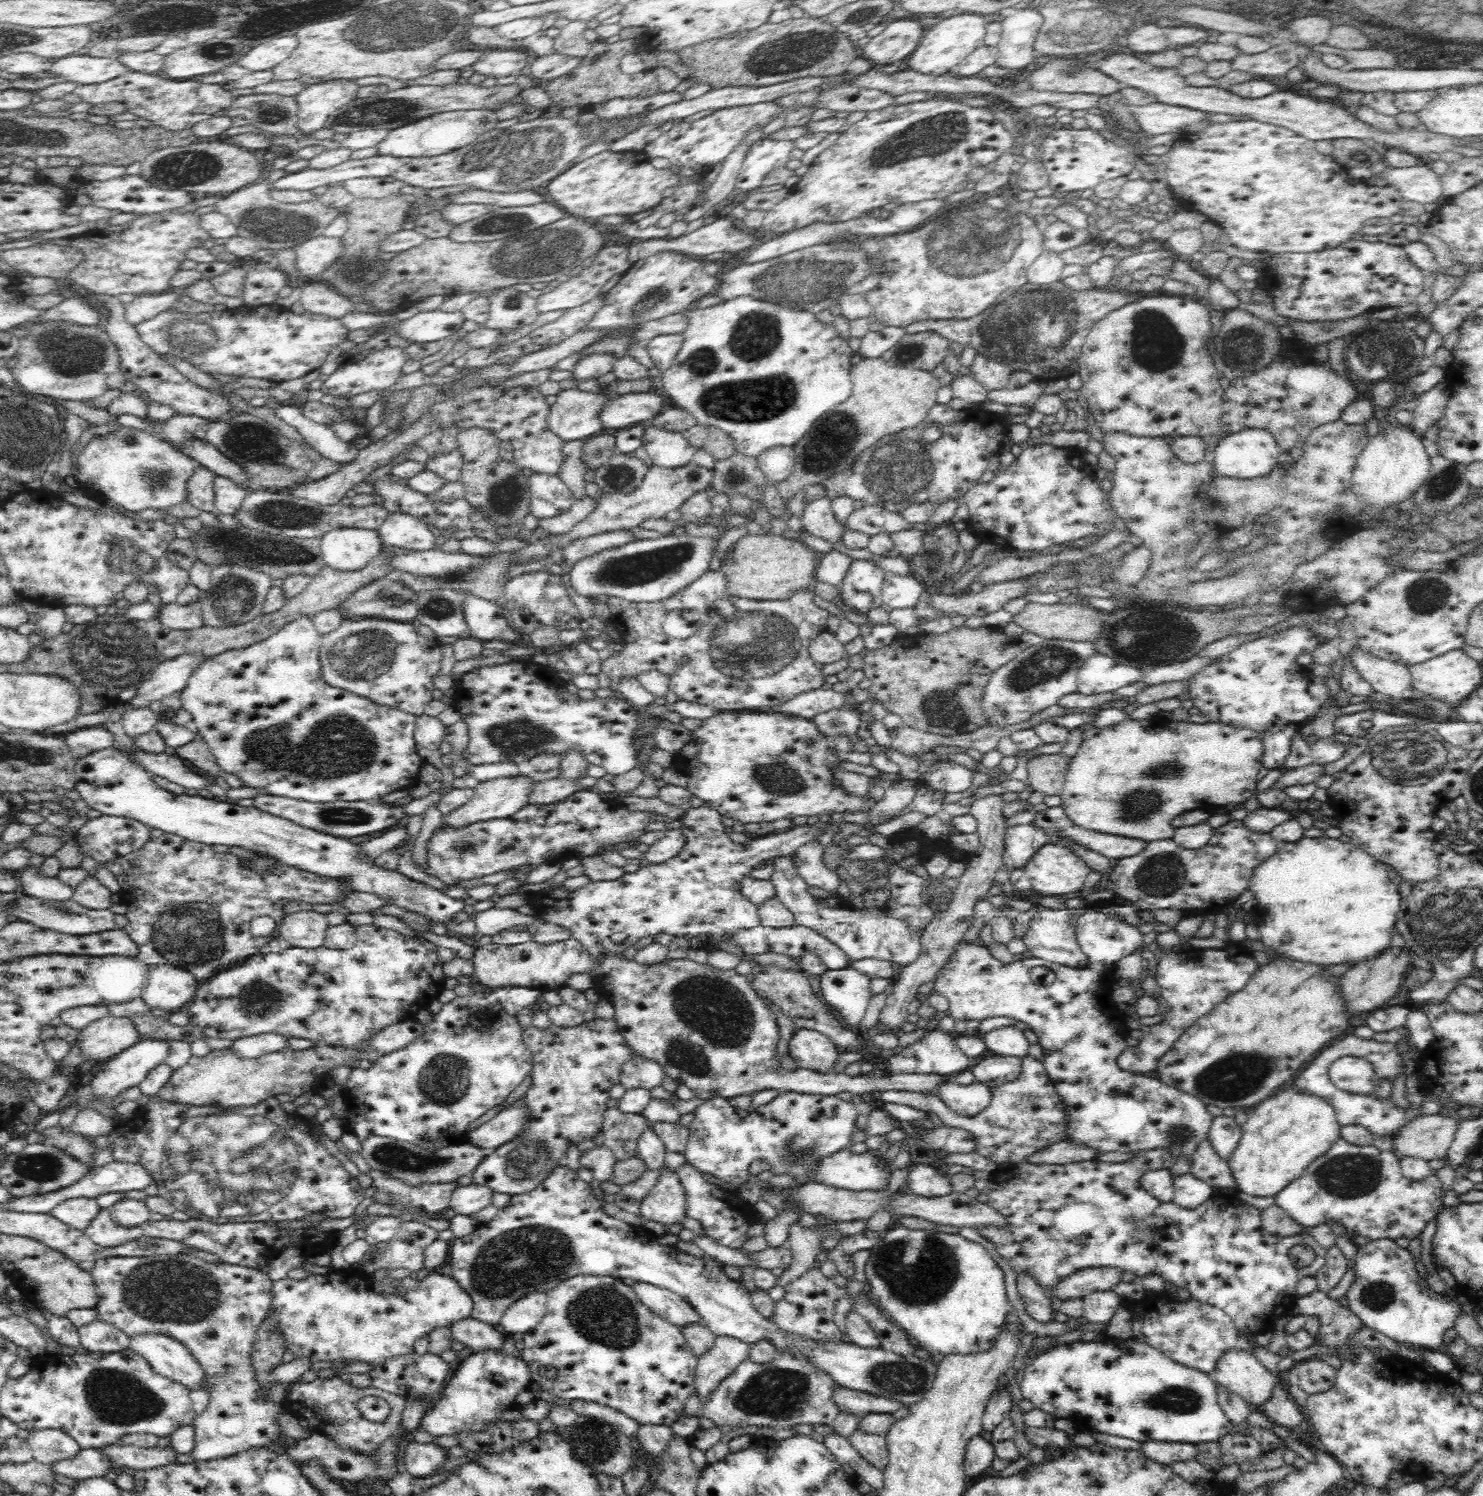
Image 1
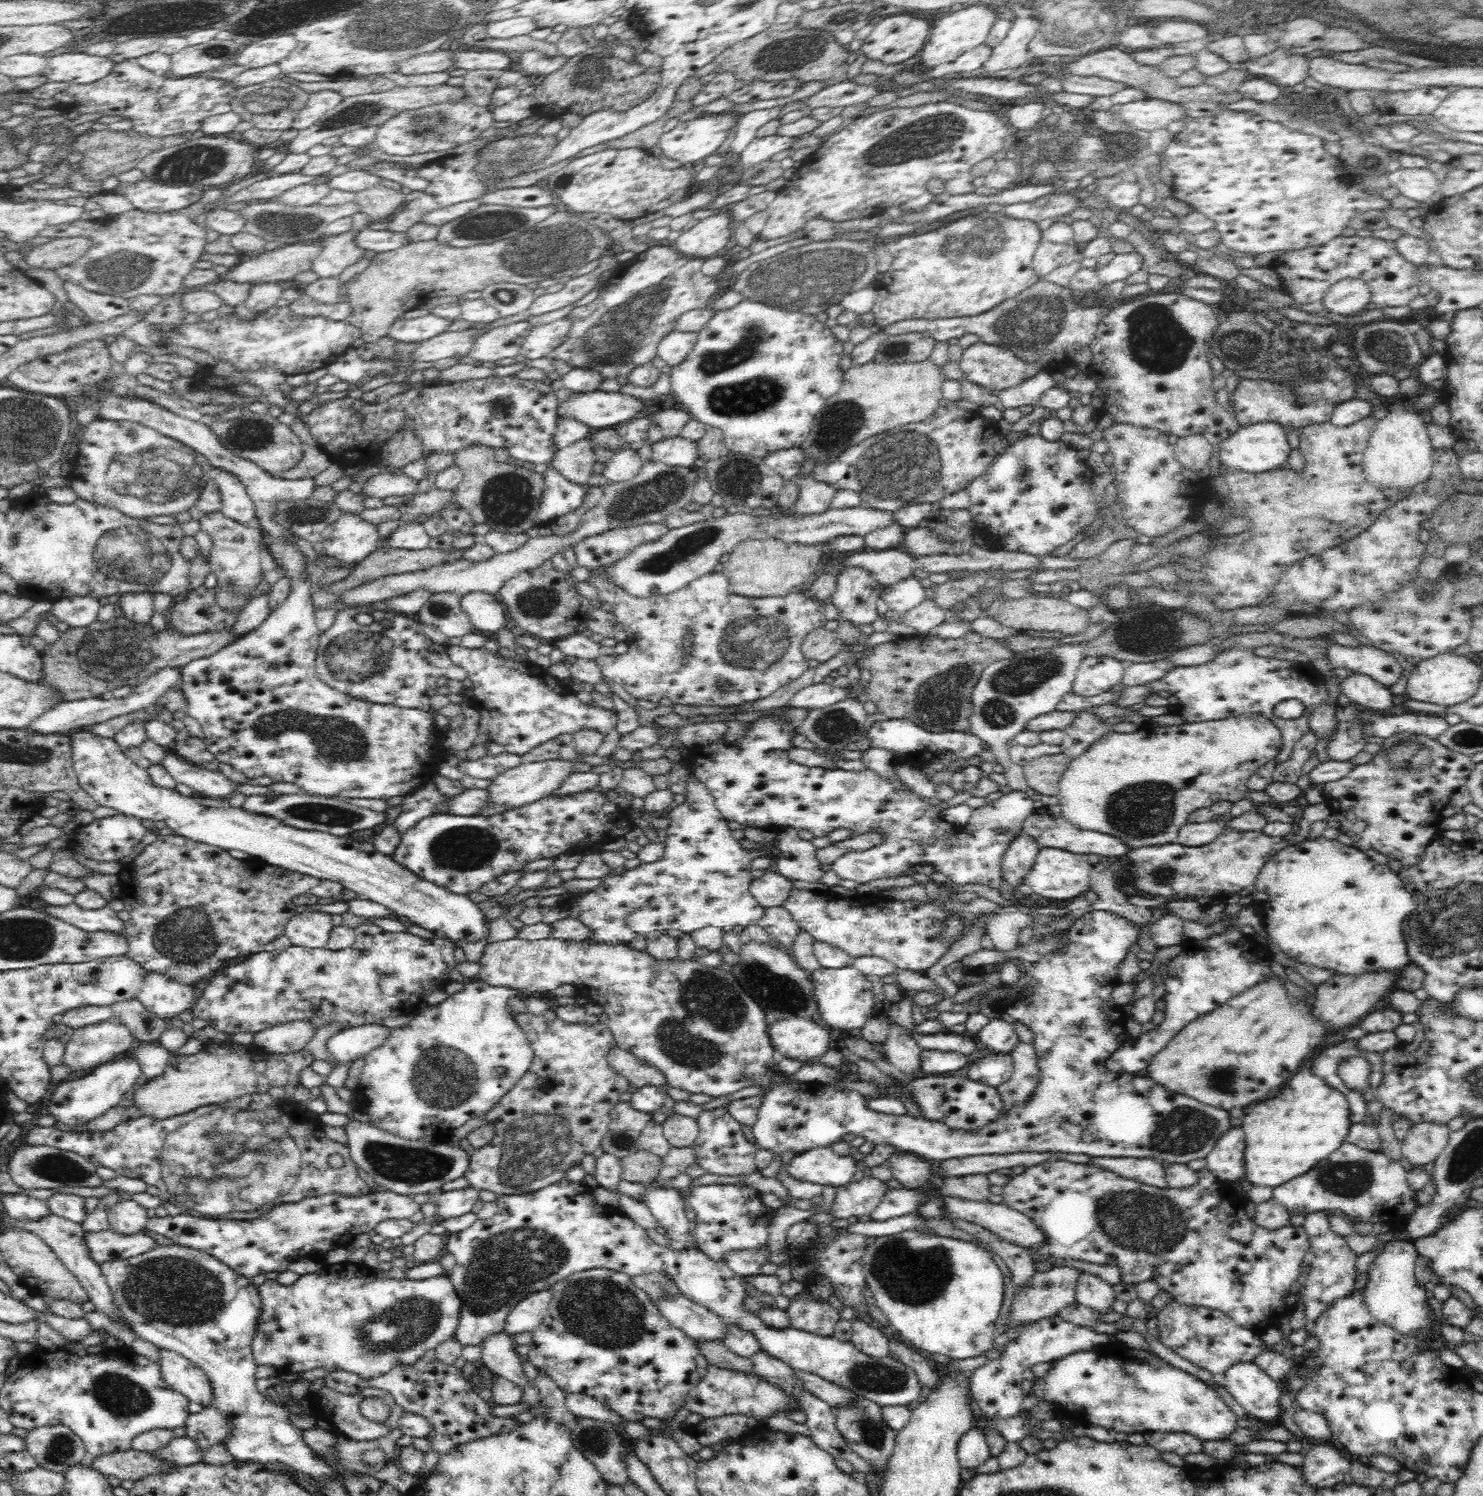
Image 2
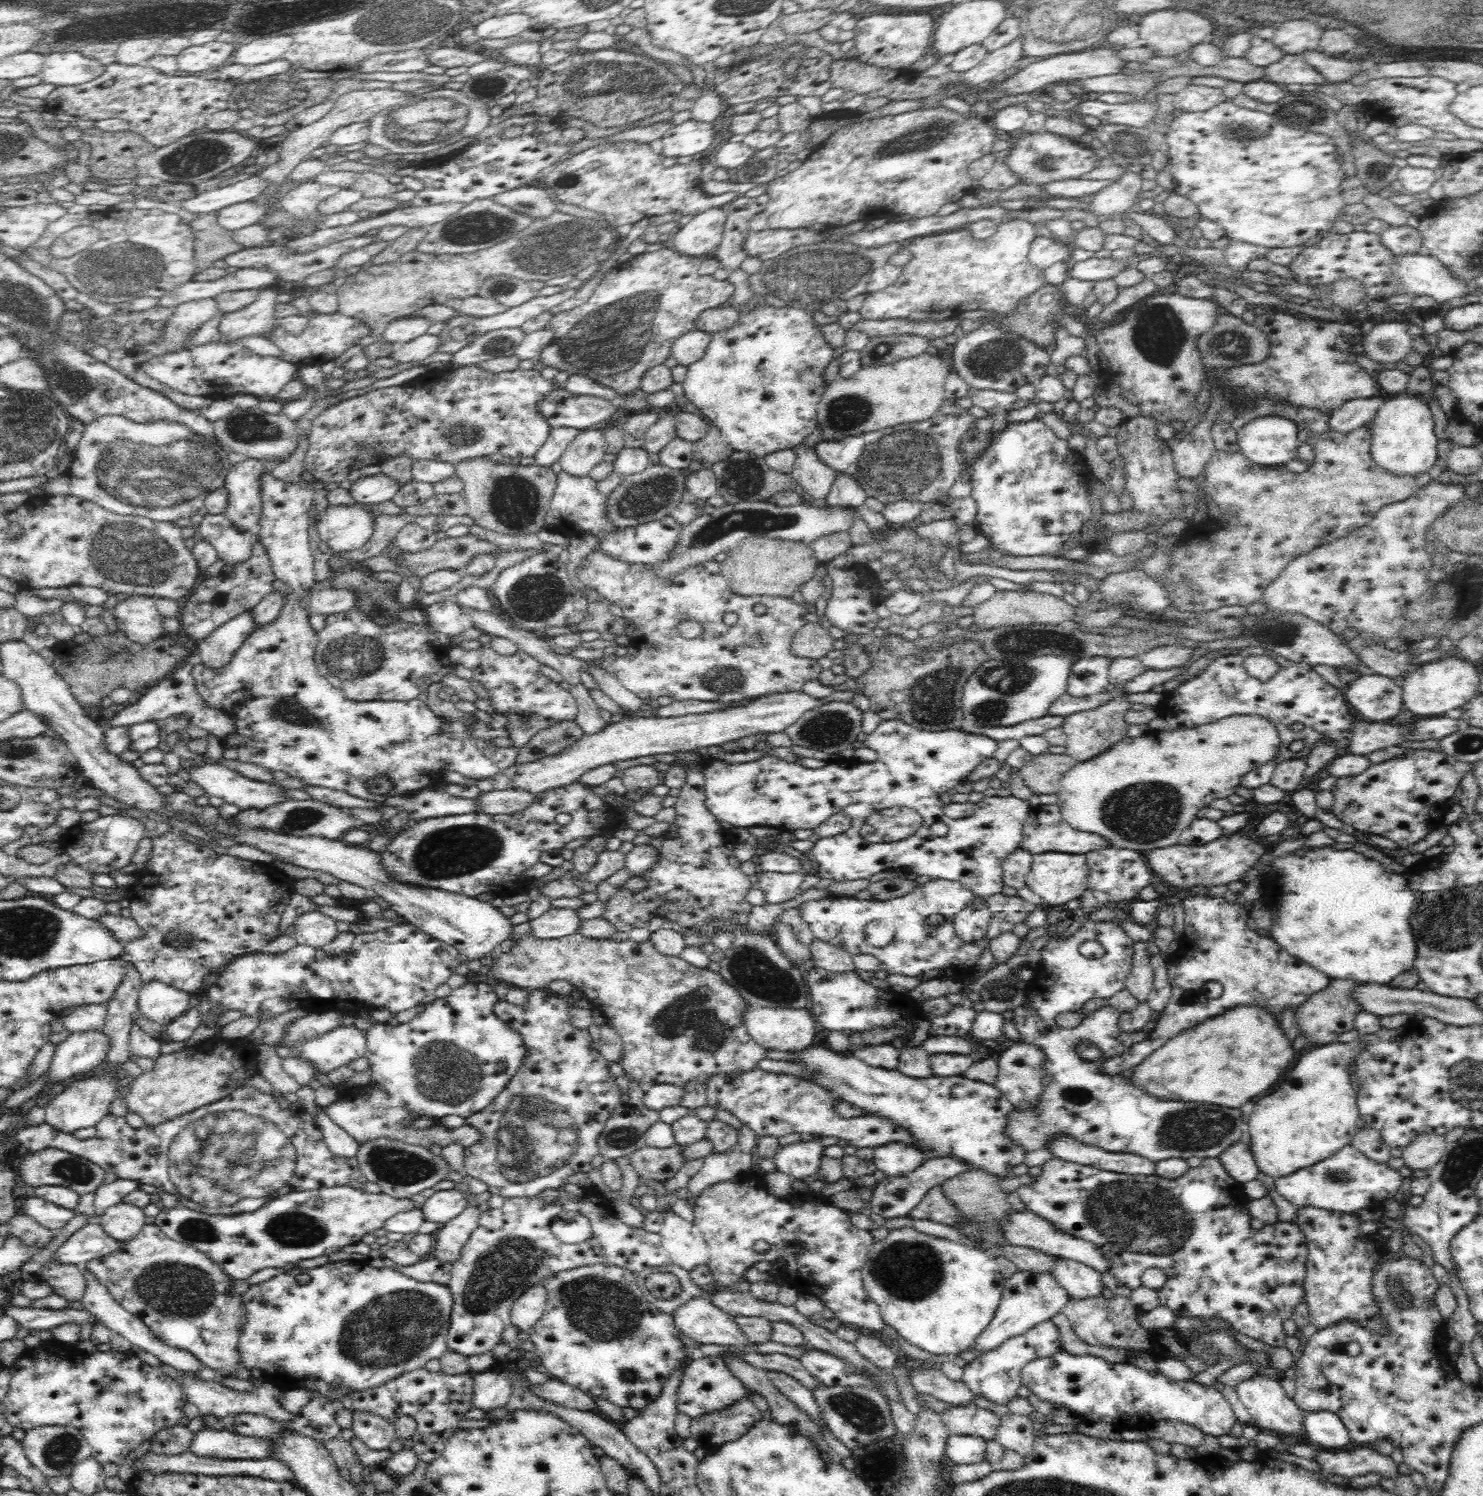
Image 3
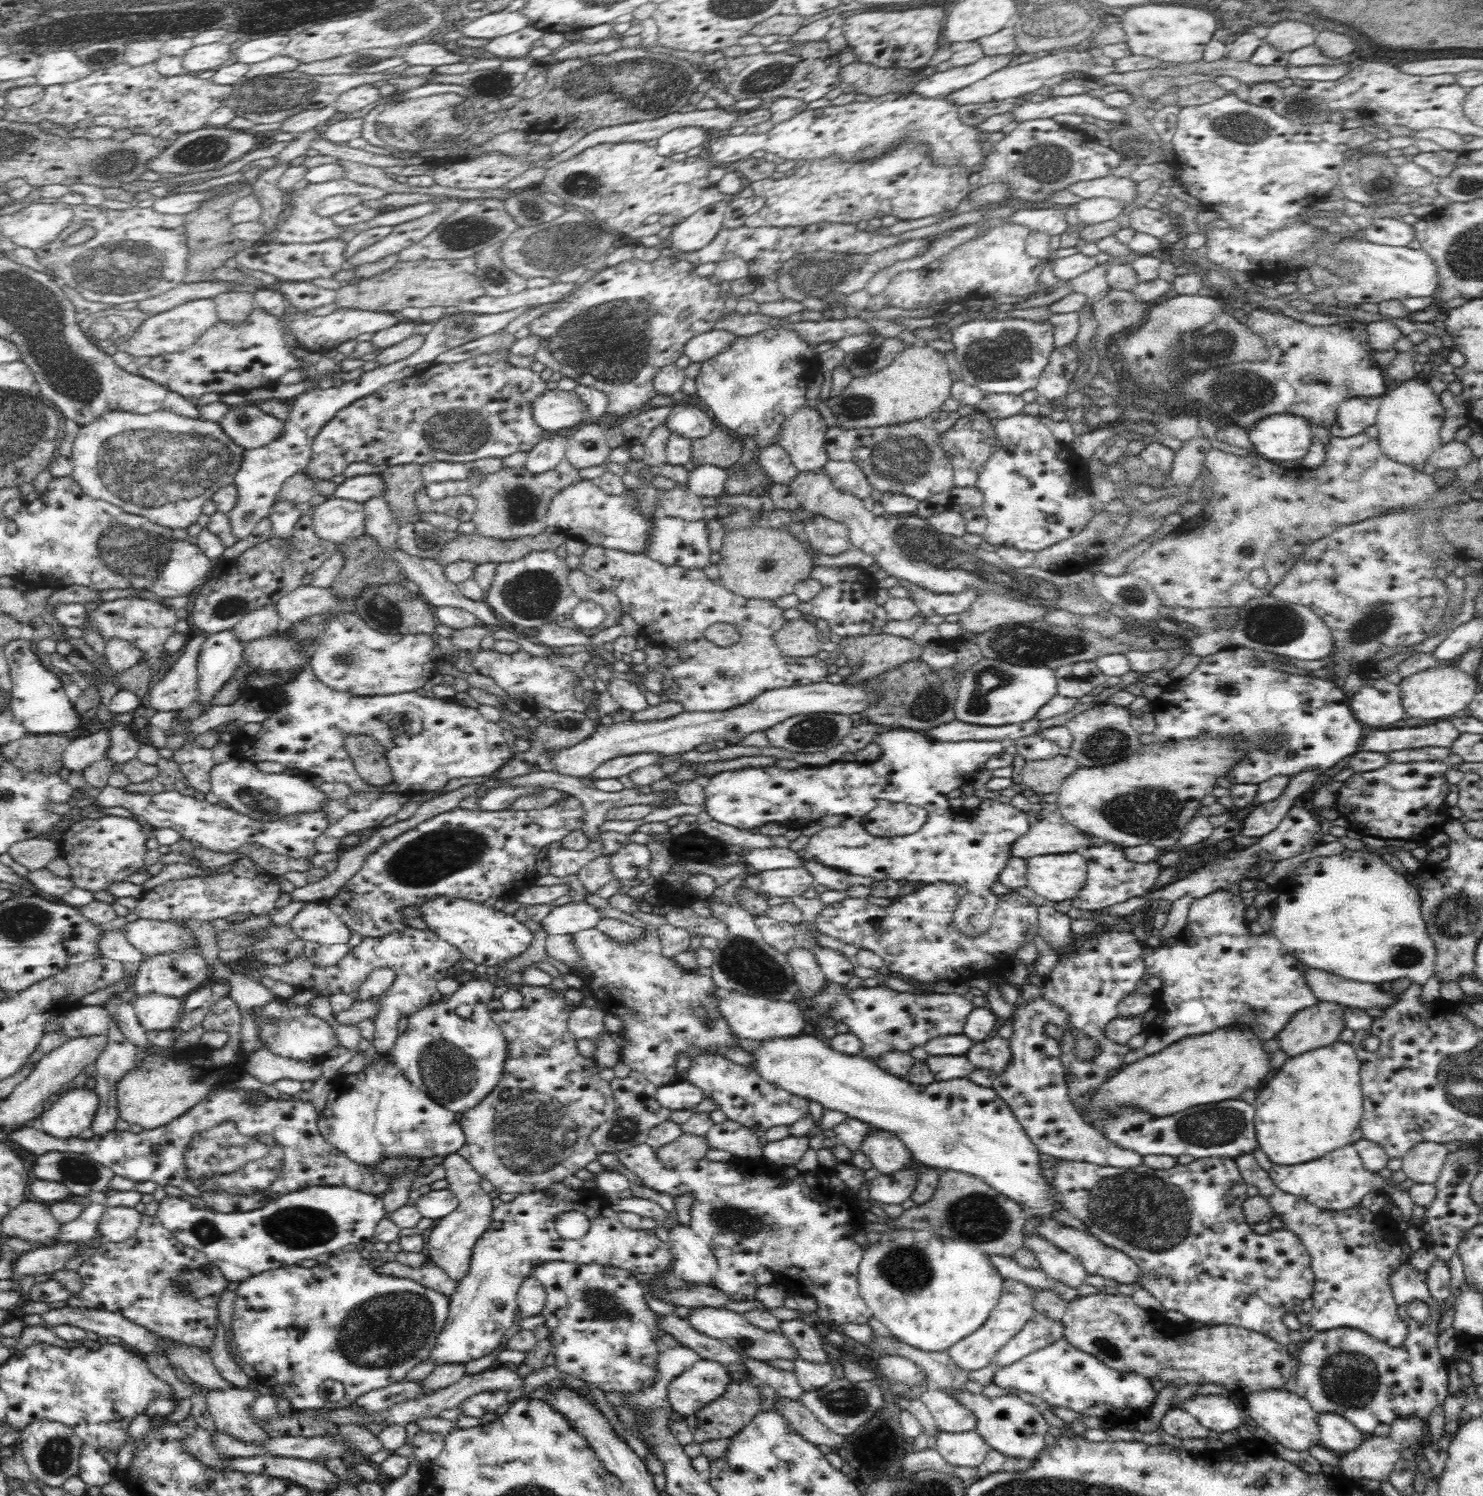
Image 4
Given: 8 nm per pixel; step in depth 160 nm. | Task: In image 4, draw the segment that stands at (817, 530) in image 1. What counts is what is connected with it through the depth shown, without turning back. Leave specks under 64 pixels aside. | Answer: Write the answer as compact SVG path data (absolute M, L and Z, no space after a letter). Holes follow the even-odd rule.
M812 404L800 407L780 431L779 445L786 450L798 473L819 473L829 461L824 450L827 430L822 415Z

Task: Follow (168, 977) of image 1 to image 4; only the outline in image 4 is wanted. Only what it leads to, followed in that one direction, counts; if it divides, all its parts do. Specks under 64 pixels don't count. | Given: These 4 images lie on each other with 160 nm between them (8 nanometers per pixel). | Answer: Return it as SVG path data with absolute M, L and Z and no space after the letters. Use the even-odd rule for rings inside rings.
M152 992L137 996L133 1008L144 1030L164 1031L175 1029L182 1014L183 999Z

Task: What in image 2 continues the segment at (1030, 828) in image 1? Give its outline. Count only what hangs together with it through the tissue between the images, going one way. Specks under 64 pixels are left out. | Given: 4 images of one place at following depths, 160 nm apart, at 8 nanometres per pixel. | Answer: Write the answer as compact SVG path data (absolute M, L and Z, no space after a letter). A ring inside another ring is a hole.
M1020 830L1014 840L1009 842L1000 862L1003 880L1011 886L1018 887L1020 881L1034 864L1040 852L1039 844L1034 837Z

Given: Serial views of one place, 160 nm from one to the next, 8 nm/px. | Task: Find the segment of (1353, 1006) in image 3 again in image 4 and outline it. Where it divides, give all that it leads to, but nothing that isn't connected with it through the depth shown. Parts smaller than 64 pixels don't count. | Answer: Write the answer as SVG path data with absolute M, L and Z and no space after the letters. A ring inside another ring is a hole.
M1317 1001L1313 1006L1296 1012L1278 1034L1280 1049L1288 1057L1294 1057L1334 1044L1346 1028L1346 1010L1348 1007L1337 1003Z

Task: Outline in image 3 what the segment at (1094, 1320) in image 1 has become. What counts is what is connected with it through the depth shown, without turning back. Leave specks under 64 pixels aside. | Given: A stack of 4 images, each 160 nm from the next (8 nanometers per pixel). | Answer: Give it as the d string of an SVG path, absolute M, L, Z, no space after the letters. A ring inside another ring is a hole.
M1058 1259L1051 1272L1056 1282L1065 1288L1074 1300L1100 1296L1106 1288L1100 1273L1073 1260Z

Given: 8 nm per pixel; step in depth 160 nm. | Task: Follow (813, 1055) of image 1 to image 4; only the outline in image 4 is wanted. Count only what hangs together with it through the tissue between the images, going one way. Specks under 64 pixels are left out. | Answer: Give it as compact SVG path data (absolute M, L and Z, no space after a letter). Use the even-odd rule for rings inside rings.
M720 991L720 1013L728 1021L732 1033L740 1039L754 1040L759 1044L766 1040L788 1040L803 1035L804 1014L802 1003L782 1002L781 1000L767 1000L763 997L737 994L736 992Z

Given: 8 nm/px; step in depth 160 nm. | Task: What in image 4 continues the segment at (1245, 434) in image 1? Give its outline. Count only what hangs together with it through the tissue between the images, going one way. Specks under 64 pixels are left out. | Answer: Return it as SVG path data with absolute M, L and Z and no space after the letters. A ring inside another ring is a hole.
M1291 414L1266 416L1246 431L1252 453L1278 463L1301 461L1313 438L1305 418Z

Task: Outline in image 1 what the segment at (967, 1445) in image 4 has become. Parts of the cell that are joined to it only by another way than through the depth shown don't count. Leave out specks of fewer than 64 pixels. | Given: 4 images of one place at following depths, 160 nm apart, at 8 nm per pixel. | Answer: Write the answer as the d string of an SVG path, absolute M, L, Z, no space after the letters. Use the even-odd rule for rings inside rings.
M982 1435L973 1436L966 1447L963 1464L968 1480L981 1475L987 1468L992 1467L996 1455L991 1440Z

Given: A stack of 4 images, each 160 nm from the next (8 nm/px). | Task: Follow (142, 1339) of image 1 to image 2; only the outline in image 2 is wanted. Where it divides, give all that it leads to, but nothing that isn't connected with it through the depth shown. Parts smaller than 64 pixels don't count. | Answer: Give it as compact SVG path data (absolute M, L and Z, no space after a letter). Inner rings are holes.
M166 1348L157 1349L162 1378L176 1389L176 1392L187 1397L189 1402L208 1407L212 1402L212 1387L206 1373L178 1352Z

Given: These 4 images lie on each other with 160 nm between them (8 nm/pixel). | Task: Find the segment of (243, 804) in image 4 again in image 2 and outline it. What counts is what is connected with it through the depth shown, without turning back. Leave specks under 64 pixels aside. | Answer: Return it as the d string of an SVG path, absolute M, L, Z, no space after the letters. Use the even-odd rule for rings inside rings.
M176 754L164 755L160 764L178 784L186 784L194 794L208 799L225 799L232 795L235 785L220 772L213 772L204 766L194 765Z

